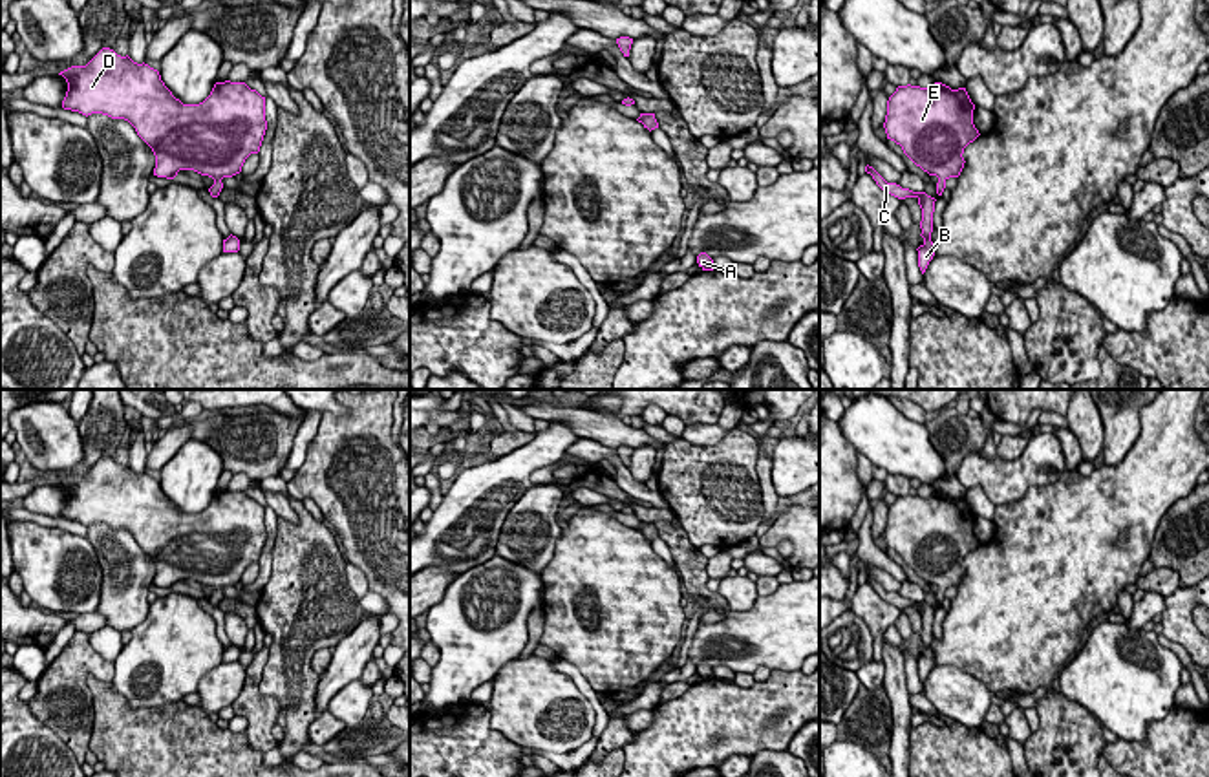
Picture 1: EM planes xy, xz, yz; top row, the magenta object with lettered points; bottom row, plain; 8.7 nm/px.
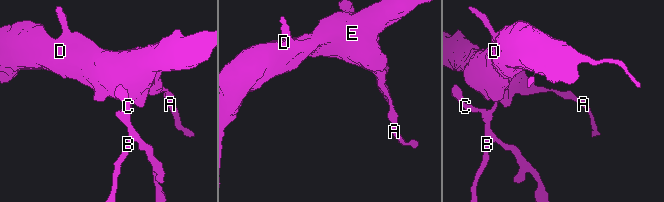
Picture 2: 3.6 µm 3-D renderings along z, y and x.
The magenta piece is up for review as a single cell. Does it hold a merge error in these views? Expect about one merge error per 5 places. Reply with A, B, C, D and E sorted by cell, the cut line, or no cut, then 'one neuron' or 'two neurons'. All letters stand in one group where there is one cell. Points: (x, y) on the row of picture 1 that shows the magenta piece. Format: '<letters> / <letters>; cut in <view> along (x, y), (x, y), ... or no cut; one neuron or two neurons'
A B C D E; no cut; one neuron

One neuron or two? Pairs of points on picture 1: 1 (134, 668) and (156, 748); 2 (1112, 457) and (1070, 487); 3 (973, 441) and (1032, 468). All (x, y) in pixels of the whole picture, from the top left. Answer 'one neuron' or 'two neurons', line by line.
1: two neurons
2: two neurons
3: two neurons

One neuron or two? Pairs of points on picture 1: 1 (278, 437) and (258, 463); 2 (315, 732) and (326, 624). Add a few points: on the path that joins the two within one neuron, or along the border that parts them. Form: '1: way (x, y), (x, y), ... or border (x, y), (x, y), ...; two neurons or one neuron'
1: way (273, 443), (258, 457); one neuron
2: border (317, 717), (308, 730), (311, 743); two neurons

